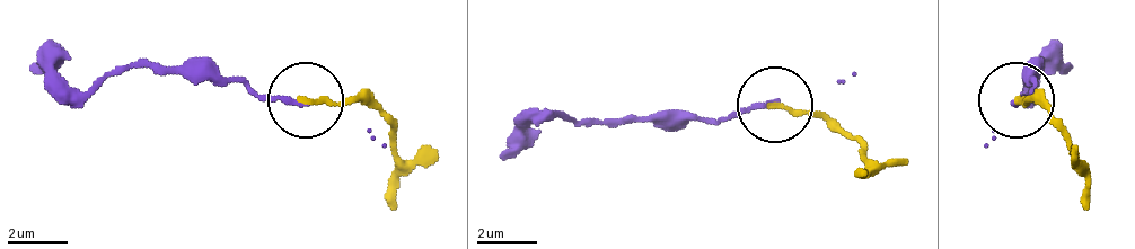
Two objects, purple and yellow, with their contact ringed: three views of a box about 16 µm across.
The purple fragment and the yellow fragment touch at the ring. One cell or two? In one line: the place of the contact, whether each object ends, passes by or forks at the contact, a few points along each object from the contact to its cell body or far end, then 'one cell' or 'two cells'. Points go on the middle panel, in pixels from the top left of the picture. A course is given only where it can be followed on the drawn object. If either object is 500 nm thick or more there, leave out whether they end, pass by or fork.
at (775, 104); purple ends there; yellow ends there; purple runs (773, 101), (614, 117), (546, 117), (516, 148); yellow runs (773, 101), (833, 125), (863, 148), (863, 170); two cells

